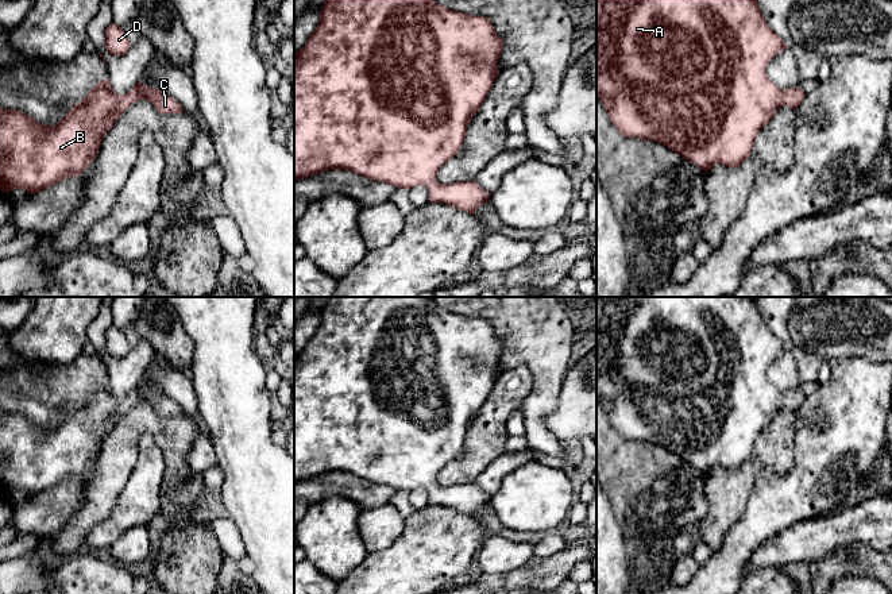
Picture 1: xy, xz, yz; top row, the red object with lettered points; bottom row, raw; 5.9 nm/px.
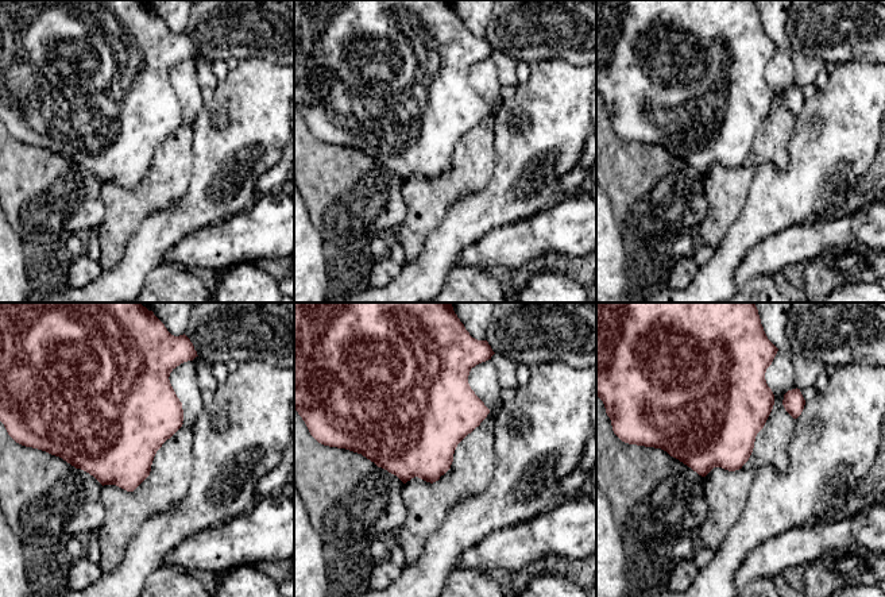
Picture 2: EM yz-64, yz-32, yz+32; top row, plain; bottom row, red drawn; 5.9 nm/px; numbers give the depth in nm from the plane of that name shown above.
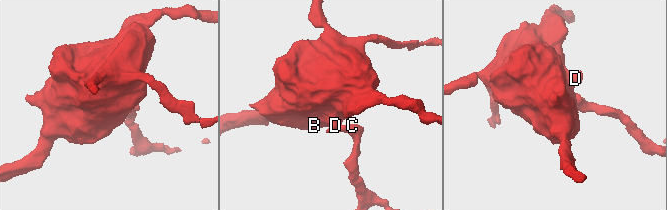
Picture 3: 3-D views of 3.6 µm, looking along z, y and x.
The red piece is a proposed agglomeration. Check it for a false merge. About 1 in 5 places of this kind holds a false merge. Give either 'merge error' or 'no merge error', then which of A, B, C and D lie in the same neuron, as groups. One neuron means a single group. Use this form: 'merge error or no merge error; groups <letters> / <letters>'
no merge error; groups A B C D

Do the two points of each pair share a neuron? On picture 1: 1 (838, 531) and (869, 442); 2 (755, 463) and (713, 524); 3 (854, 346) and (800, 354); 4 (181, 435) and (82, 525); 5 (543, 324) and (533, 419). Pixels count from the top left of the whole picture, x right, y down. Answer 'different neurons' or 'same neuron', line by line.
1: different neurons
2: same neuron
3: different neurons
4: same neuron
5: same neuron

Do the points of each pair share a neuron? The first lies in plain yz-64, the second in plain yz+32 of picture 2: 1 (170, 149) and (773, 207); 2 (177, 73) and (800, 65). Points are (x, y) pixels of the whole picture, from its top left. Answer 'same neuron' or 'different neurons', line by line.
1: different neurons
2: different neurons

